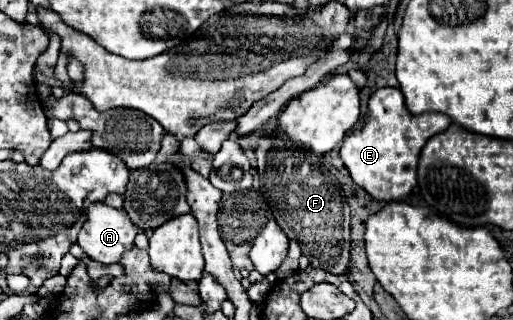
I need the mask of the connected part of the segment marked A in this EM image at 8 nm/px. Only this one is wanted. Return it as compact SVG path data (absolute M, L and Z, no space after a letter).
M97 202L89 208L89 218L79 234L77 244L85 256L99 264L115 264L121 256L133 248L137 228L129 222L123 210L115 210Z

